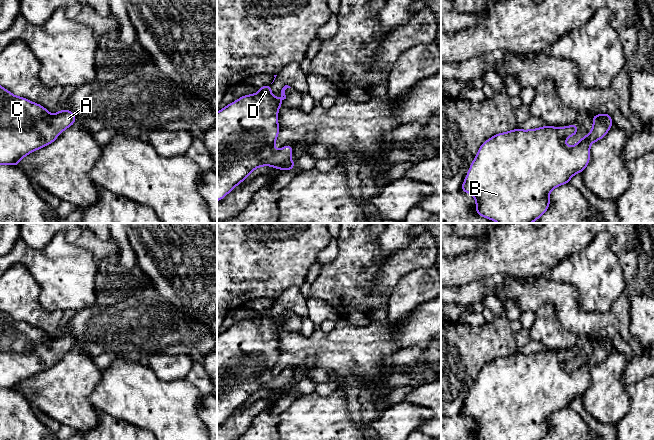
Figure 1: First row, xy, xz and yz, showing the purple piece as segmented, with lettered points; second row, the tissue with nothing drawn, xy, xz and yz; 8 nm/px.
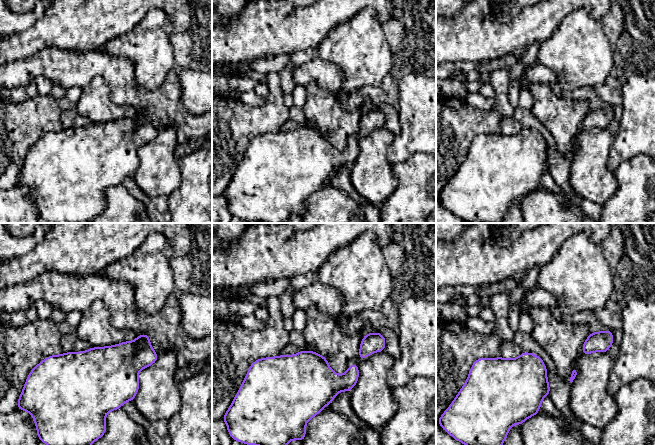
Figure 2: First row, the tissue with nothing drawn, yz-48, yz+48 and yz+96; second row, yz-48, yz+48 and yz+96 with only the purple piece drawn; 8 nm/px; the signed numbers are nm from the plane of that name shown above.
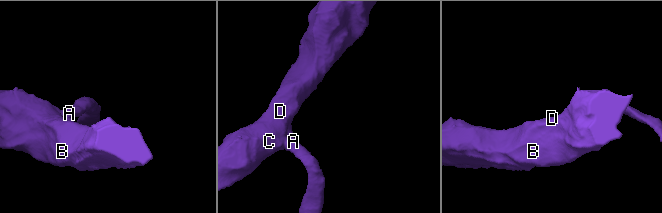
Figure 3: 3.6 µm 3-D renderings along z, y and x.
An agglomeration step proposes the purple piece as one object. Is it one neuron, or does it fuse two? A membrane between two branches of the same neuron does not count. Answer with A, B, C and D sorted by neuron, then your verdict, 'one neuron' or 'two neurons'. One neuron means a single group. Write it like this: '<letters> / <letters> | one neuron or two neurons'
A B C D | one neuron

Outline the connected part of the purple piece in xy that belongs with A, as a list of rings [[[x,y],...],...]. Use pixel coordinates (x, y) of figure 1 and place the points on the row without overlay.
[[[0,310],[0,388],[18,390],[22,382],[54,366],[75,345],[76,339],[68,333],[51,339],[42,329],[15,320]]]

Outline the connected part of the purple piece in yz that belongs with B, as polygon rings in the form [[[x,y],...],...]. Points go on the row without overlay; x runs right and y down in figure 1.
[[[606,337],[592,339],[592,344],[593,344],[593,353],[585,361],[581,362],[579,366],[572,371],[567,371],[565,368],[565,365],[567,362],[572,361],[578,356],[578,353],[579,353],[578,348],[564,350],[563,352],[552,351],[548,349],[543,350],[541,352],[530,353],[530,354],[521,354],[516,352],[508,356],[495,358],[490,363],[484,365],[480,370],[472,388],[470,389],[468,397],[465,401],[465,405],[462,408],[460,415],[469,417],[474,421],[474,423],[476,424],[476,438],[479,440],[542,440],[549,432],[550,416],[557,410],[561,410],[569,407],[570,403],[573,401],[574,398],[582,397],[585,394],[586,390],[590,386],[590,369],[593,366],[599,365],[600,363],[605,361],[609,353],[613,350],[611,339]]]

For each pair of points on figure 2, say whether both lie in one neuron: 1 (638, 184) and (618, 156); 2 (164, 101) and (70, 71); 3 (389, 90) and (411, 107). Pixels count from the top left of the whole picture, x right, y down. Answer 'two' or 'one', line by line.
1: two
2: one
3: two

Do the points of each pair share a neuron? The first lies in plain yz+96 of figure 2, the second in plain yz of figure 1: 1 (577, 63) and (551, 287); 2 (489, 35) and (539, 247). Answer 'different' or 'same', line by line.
1: different
2: same

